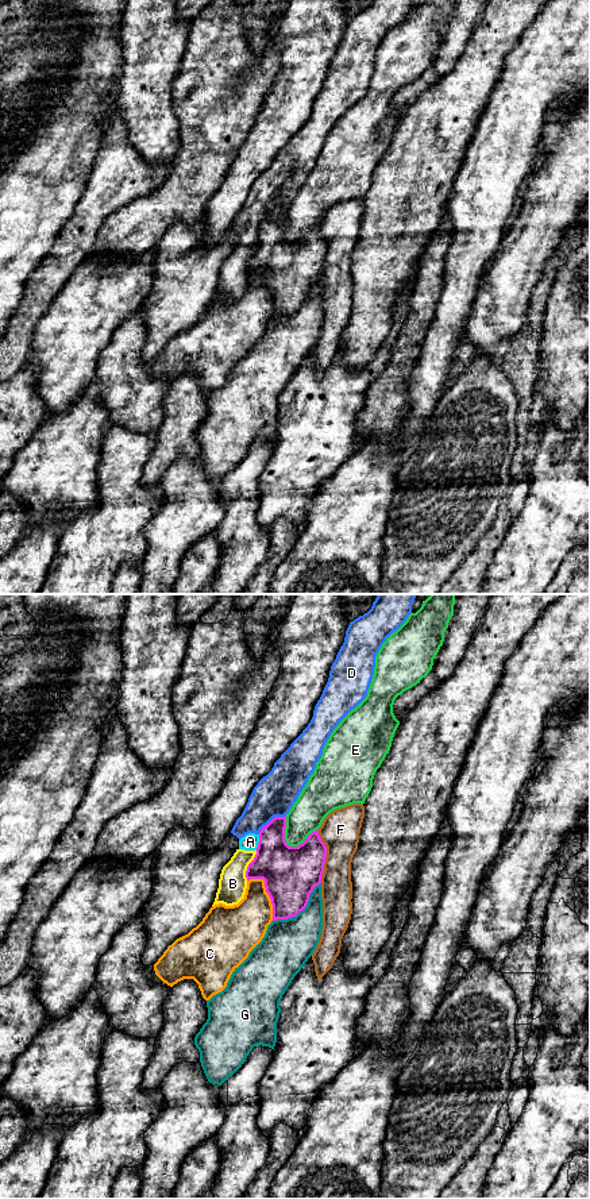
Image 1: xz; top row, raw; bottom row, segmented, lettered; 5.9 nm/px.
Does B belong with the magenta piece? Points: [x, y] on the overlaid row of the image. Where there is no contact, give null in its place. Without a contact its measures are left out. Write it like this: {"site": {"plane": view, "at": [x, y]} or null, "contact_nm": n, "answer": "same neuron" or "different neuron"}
{"site": {"plane": "xz", "at": [249, 866]}, "contact_nm": 190, "answer": "different neuron"}

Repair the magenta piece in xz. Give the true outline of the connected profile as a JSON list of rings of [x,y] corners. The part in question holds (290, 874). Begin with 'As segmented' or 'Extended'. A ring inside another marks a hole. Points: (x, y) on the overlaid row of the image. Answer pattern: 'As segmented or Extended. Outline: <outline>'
As segmented. Outline: [[[286,816],[274,817],[261,829],[257,855],[246,871],[247,880],[265,880],[273,921],[296,917],[306,907],[311,892],[321,883],[327,857],[319,829],[298,847],[289,847],[285,828]]]

